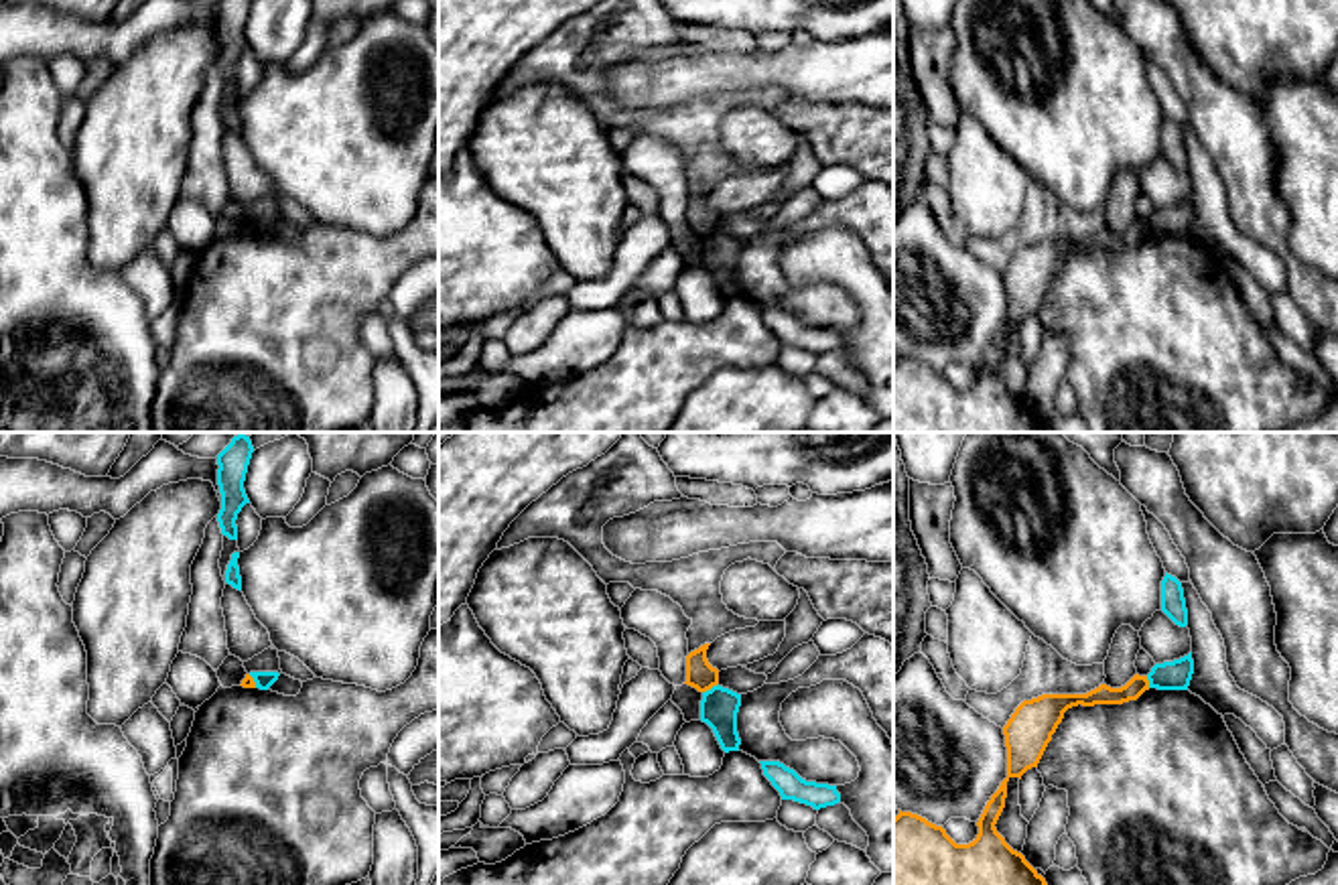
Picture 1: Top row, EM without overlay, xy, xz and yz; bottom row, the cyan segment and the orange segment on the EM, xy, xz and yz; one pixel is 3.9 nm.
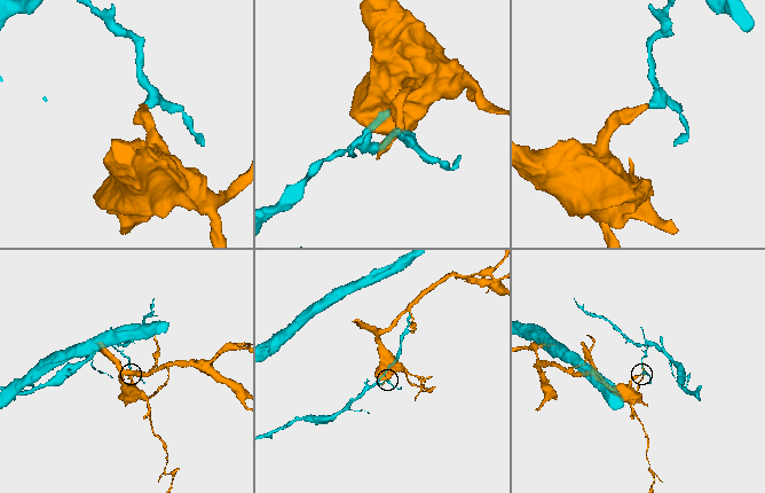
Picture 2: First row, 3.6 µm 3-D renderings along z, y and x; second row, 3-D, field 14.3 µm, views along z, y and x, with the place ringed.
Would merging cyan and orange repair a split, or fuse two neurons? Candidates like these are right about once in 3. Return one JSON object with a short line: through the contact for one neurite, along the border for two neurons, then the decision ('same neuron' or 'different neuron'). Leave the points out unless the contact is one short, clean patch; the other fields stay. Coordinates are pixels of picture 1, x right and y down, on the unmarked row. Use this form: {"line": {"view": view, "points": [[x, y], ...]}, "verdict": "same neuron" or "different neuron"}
{"line": {"view": "xz", "points": [[717, 228], [703, 238]]}, "verdict": "different neuron"}

